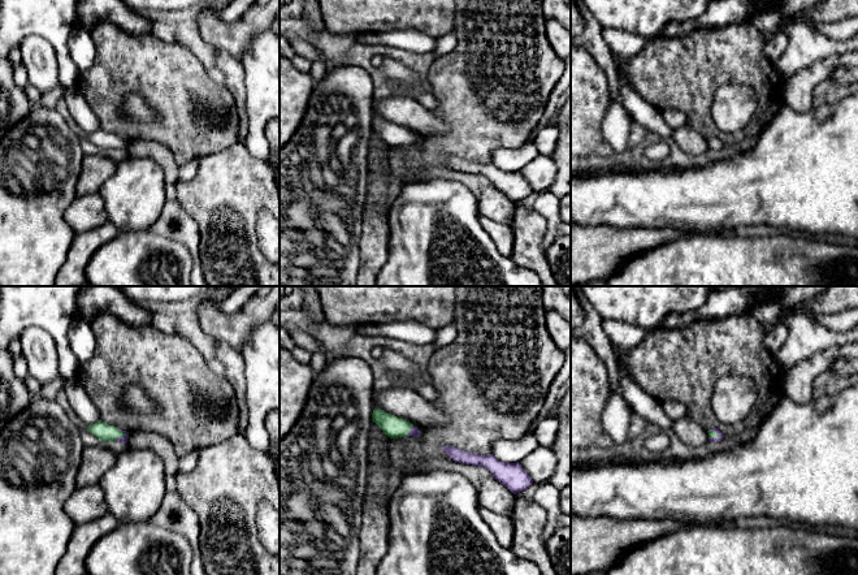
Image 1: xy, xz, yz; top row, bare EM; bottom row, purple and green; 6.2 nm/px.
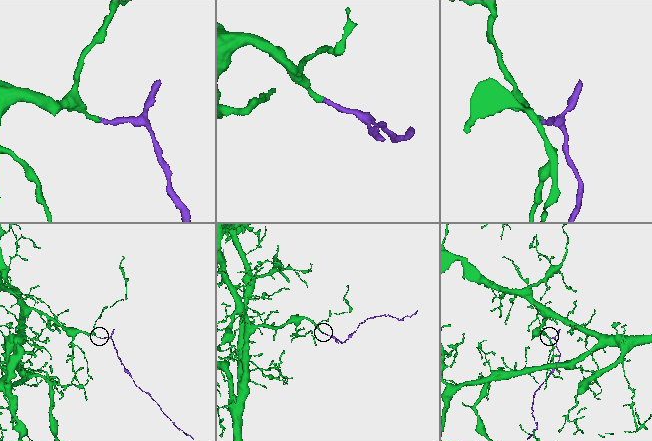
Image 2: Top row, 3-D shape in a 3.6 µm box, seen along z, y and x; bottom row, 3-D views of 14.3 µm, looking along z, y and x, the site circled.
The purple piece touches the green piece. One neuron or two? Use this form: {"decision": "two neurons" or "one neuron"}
{"decision": "one neuron"}

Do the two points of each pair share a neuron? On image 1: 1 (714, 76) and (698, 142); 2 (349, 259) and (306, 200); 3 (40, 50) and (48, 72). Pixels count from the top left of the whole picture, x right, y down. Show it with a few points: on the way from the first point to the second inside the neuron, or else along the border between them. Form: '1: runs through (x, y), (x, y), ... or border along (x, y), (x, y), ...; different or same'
1: border along (688, 125), (707, 138); different
2: runs through (334, 245), (306, 215); same
3: runs through (40, 55), (43, 66); same

